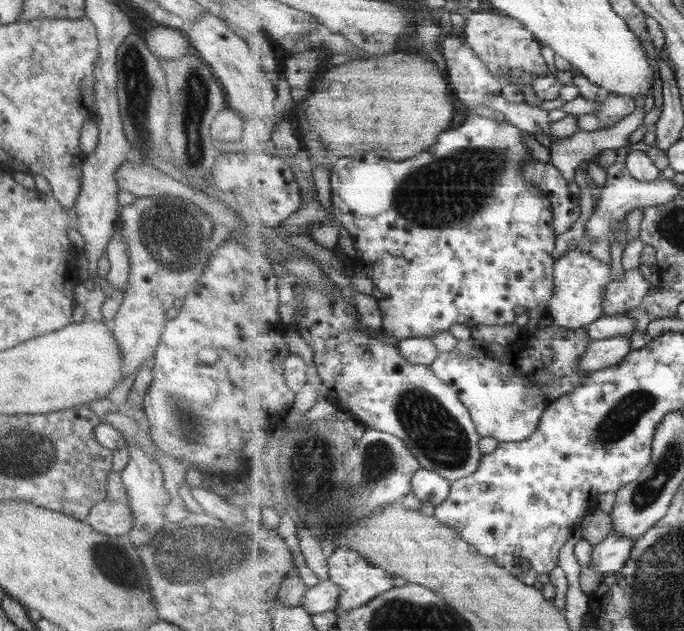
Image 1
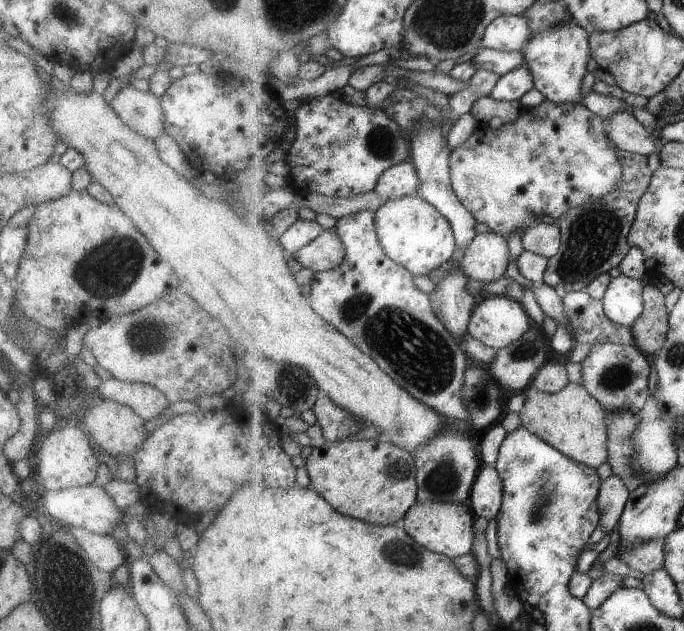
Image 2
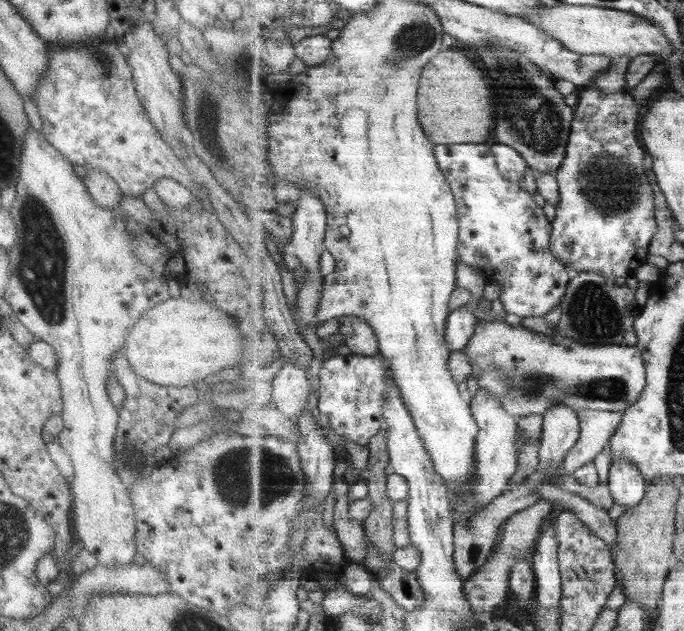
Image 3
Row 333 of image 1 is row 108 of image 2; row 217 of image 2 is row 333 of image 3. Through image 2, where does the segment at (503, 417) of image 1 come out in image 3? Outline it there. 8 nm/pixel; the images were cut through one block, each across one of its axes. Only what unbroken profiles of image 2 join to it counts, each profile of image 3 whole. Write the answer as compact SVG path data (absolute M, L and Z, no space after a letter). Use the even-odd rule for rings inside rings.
M478 322L475 335L471 338L465 353L473 364L474 377L479 390L503 402L503 408L517 420L529 414L544 415L553 404L567 404L577 410L625 411L639 401L647 385L646 363L637 347L633 346L585 346L571 338L561 336L560 330L553 330L552 336L538 334L521 326L507 322Z

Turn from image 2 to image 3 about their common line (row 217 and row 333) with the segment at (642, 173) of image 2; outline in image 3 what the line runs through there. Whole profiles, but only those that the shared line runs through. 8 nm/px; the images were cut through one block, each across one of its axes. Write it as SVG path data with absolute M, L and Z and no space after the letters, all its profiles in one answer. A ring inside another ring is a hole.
M581 272L569 282L563 297L560 334L589 346L633 346L638 344L635 322L643 313L635 300L635 289L617 285L613 279L592 272Z

